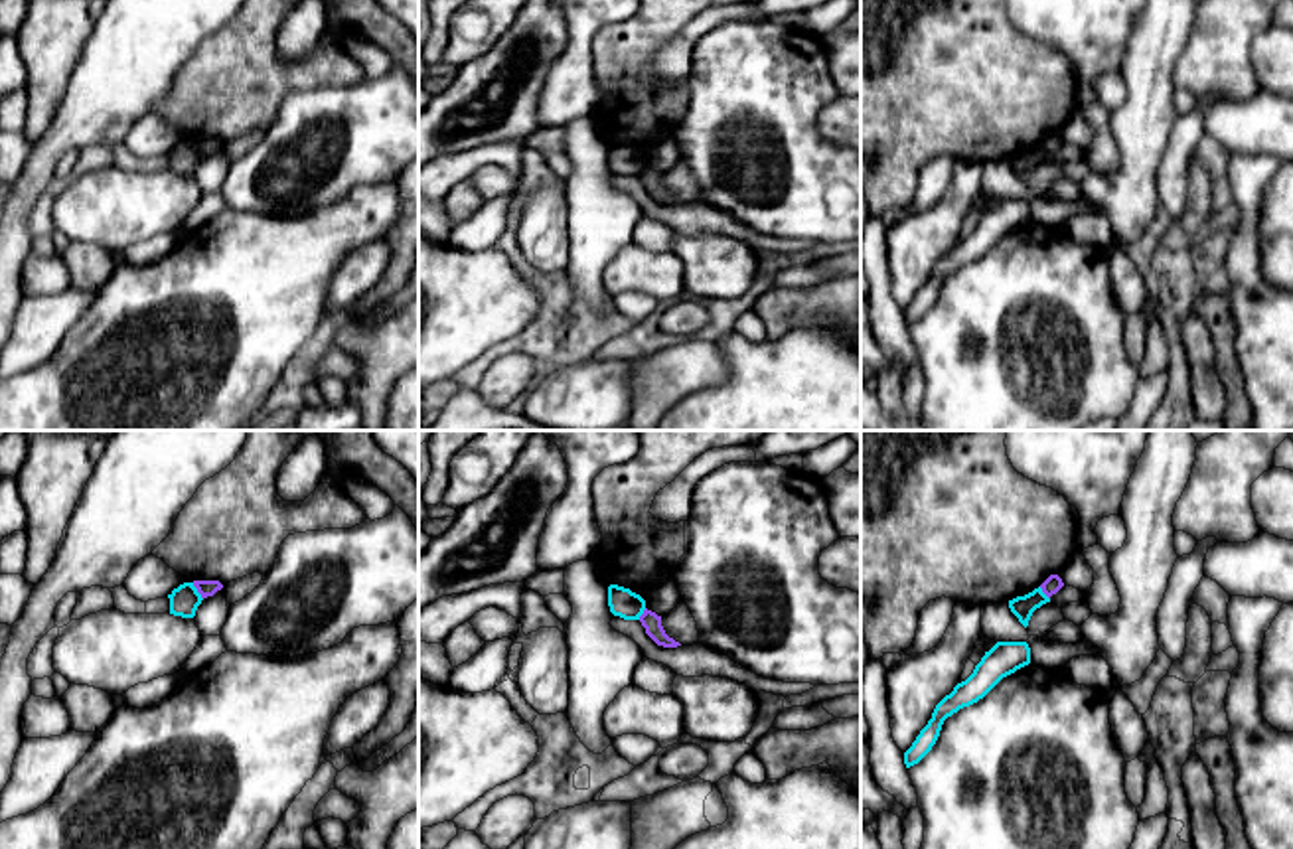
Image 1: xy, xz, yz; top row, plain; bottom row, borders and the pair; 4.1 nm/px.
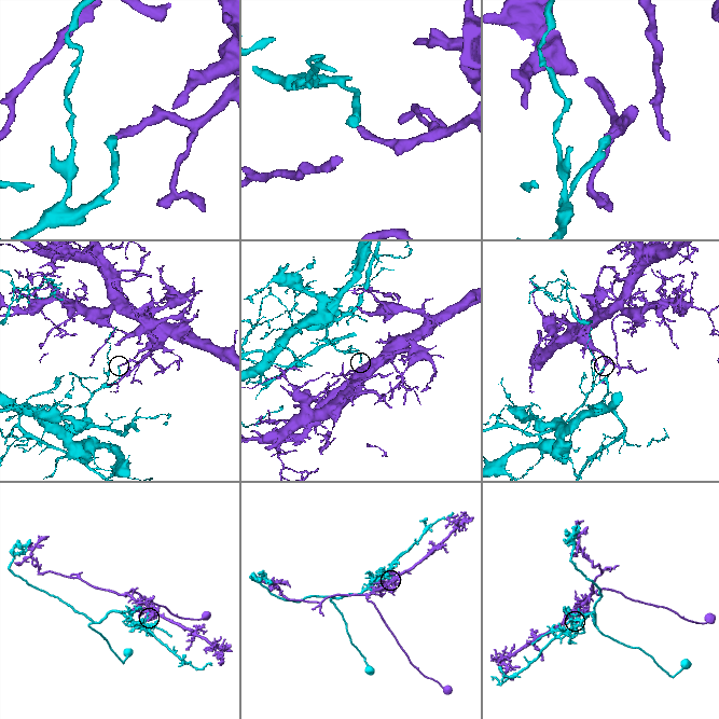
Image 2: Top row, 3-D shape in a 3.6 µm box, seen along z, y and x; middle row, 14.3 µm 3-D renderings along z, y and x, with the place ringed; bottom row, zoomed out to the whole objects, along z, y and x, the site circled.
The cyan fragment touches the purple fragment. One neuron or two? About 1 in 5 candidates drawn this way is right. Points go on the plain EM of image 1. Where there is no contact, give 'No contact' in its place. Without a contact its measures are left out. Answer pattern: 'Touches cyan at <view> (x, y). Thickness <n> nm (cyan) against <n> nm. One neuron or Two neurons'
Touches cyan at xy (196, 149). Thickness 120 nm (cyan) against 70 nm. Two neurons

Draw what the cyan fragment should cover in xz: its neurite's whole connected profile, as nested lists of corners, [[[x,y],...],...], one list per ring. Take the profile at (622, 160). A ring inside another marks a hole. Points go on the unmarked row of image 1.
[[[610,142],[608,164],[614,174],[620,174],[624,178],[640,178],[646,168],[646,158],[630,146]]]

